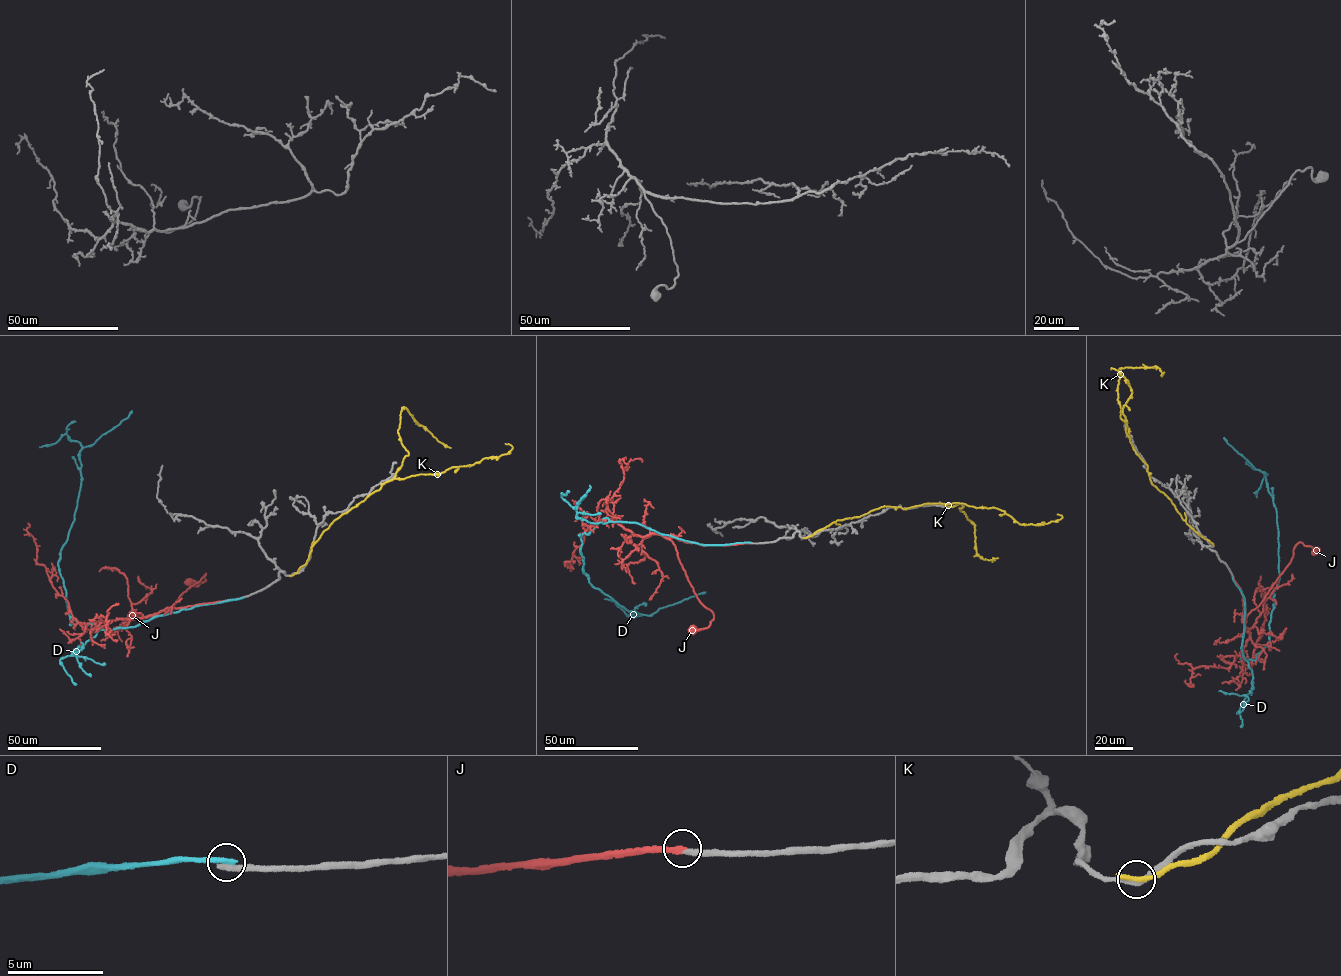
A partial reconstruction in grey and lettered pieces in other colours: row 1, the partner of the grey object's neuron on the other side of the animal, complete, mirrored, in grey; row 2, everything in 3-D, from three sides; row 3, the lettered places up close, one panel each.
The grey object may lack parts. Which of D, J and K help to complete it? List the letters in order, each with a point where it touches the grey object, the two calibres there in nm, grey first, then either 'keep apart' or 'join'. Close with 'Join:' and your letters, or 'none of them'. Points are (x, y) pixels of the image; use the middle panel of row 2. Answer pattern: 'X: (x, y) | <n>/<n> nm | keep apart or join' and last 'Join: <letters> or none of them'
D: (750, 542) | 380/360 nm | keep apart
J: (749, 543) | 280/320 nm | join
K: (805, 538) | 280/320 nm | keep apart
Join: J

